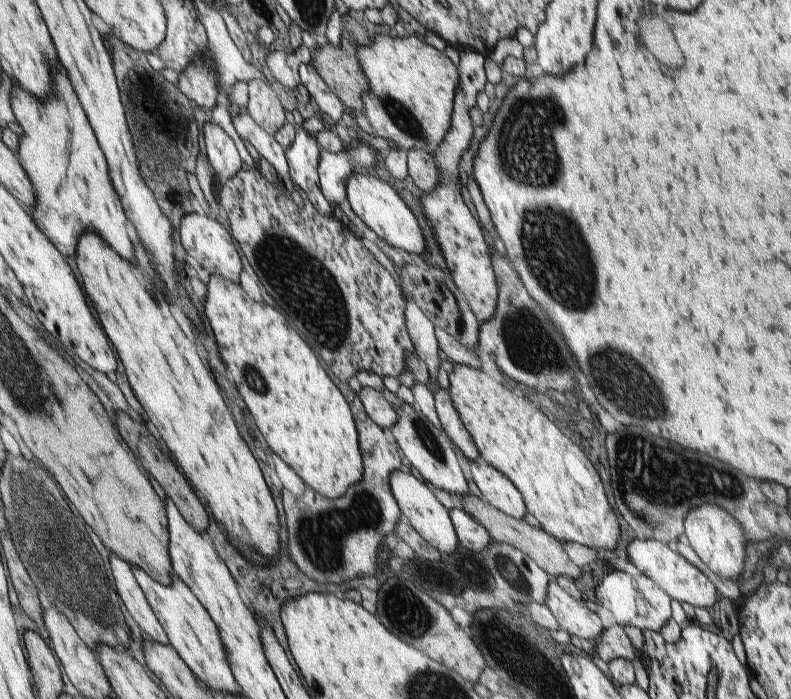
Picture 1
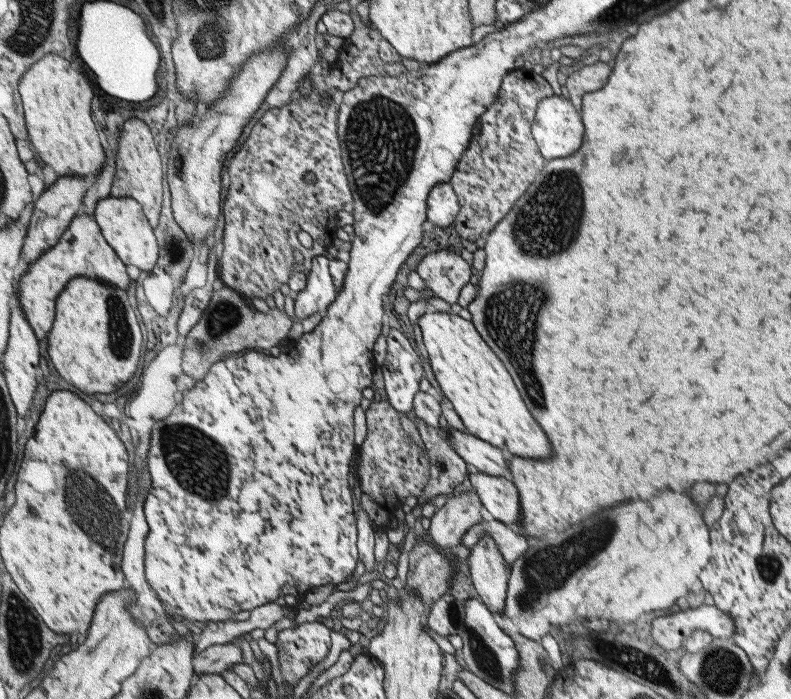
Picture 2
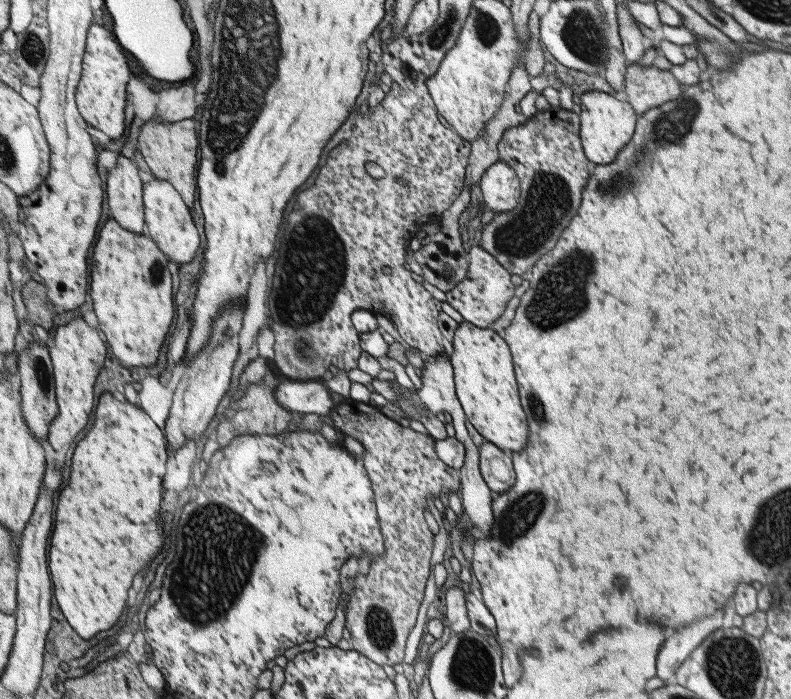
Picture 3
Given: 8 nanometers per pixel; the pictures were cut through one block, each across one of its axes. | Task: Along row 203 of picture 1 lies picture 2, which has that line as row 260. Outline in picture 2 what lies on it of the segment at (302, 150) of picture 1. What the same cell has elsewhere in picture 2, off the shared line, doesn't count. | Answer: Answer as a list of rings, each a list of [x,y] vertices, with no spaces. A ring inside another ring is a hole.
[[[327,255],[313,257],[311,270],[307,273],[307,287],[294,294],[295,316],[302,320],[317,312],[323,315],[338,296],[331,274],[331,258]]]

